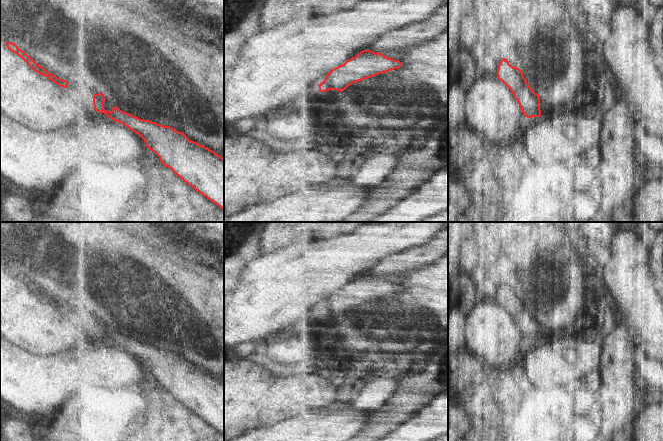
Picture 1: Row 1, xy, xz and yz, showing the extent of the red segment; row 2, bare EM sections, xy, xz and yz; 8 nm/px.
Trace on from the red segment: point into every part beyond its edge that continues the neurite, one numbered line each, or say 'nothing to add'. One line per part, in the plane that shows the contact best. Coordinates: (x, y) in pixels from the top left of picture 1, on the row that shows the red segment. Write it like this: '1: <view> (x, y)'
nothing to add

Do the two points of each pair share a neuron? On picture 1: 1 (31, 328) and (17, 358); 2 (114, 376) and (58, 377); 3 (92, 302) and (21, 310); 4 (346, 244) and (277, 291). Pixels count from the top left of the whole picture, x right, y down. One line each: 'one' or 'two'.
1: two
2: one
3: two
4: one

